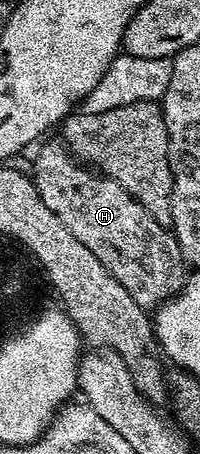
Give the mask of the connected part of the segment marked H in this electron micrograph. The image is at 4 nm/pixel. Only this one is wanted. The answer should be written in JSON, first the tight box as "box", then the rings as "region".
{"box":[32,143,184,310],"region":[[[61,143],[45,144],[41,145],[43,148],[34,160],[32,171],[33,182],[44,206],[48,206],[48,210],[52,210],[52,214],[56,214],[56,218],[60,218],[60,222],[64,222],[64,226],[68,226],[68,230],[72,230],[72,234],[76,234],[76,238],[80,238],[80,242],[84,242],[84,246],[96,254],[96,258],[100,258],[104,270],[108,270],[108,274],[112,274],[112,278],[116,278],[116,282],[120,282],[120,286],[124,286],[124,290],[136,298],[141,308],[154,310],[177,296],[184,280],[181,275],[178,277],[182,255],[173,231],[167,225],[156,222],[156,218],[152,218],[152,214],[148,214],[148,210],[136,203],[114,180],[107,180],[97,171],[76,162]]]}

